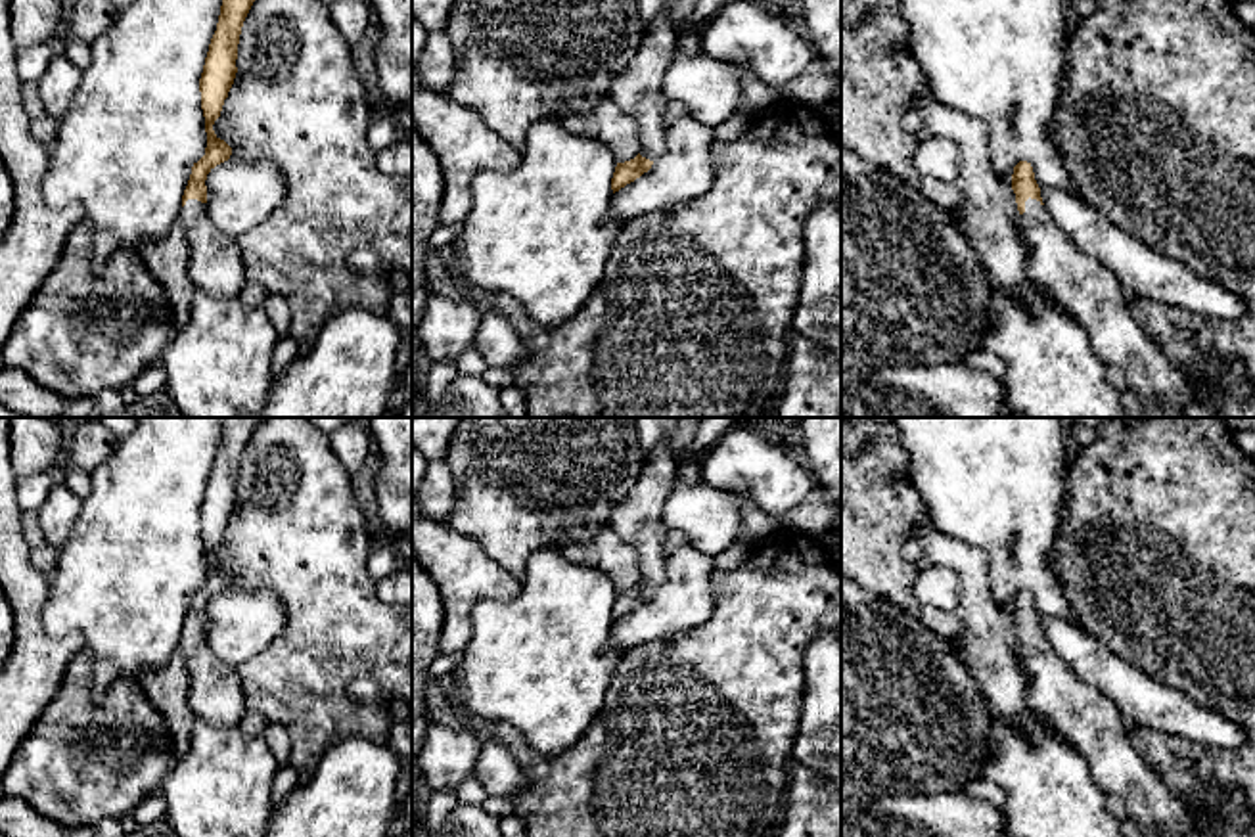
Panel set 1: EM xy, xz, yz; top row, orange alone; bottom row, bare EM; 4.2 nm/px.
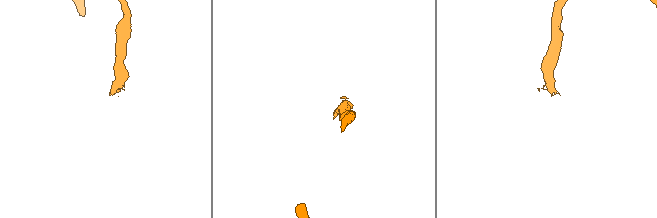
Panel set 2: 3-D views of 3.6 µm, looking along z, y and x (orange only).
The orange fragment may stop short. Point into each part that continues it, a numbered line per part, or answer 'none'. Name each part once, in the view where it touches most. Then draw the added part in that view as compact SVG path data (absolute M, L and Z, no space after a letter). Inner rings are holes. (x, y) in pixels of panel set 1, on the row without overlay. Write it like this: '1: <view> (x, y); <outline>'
1: yz (1087, 721); M1029 626L1025 630L1025 642L1017 645L1015 659L1029 678L1027 707L1054 726L1060 739L1086 760L1092 780L1106 795L1125 801L1129 818L1136 824L1140 837L1190 837L1198 826L1190 804L1132 749L1130 726L1119 707L1100 690L1081 682L1037 628Z

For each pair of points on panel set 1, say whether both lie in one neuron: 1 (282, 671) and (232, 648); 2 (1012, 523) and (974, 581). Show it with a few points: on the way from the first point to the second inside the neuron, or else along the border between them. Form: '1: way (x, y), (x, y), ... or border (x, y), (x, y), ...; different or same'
1: border (284, 625), (263, 650), (236, 667); different
2: border (949, 537), (983, 556), (989, 588), (1001, 604); different

